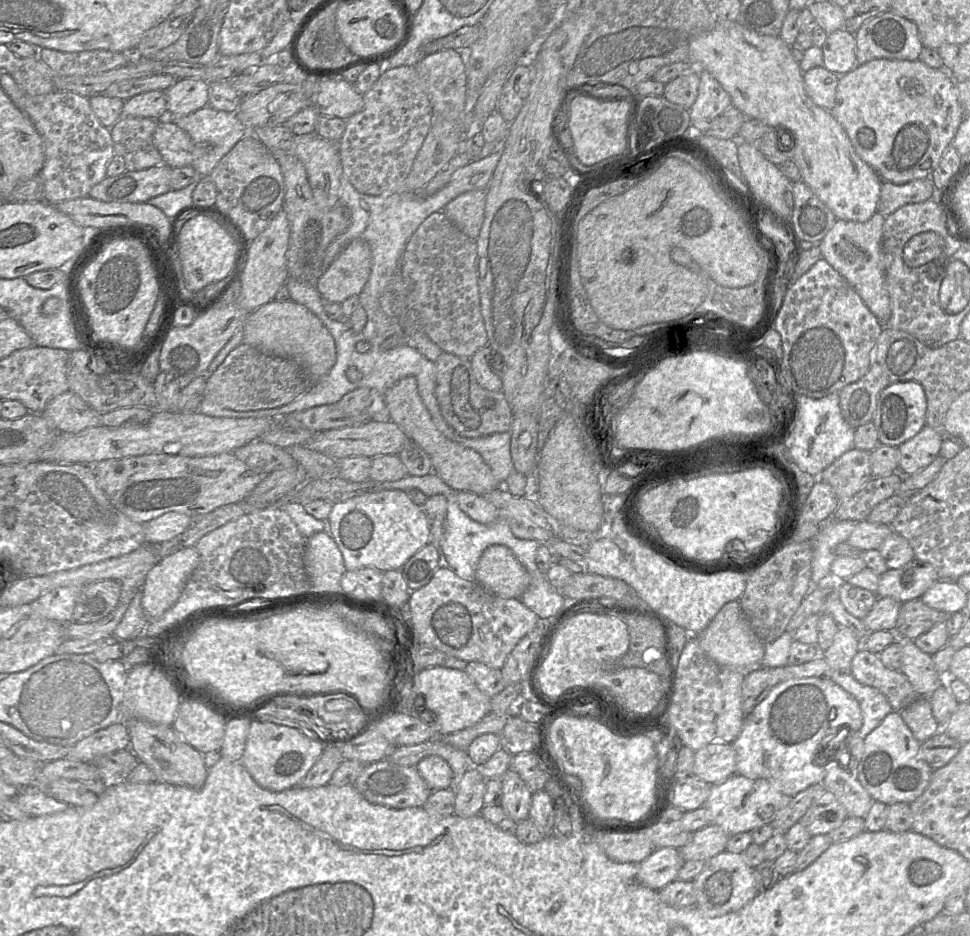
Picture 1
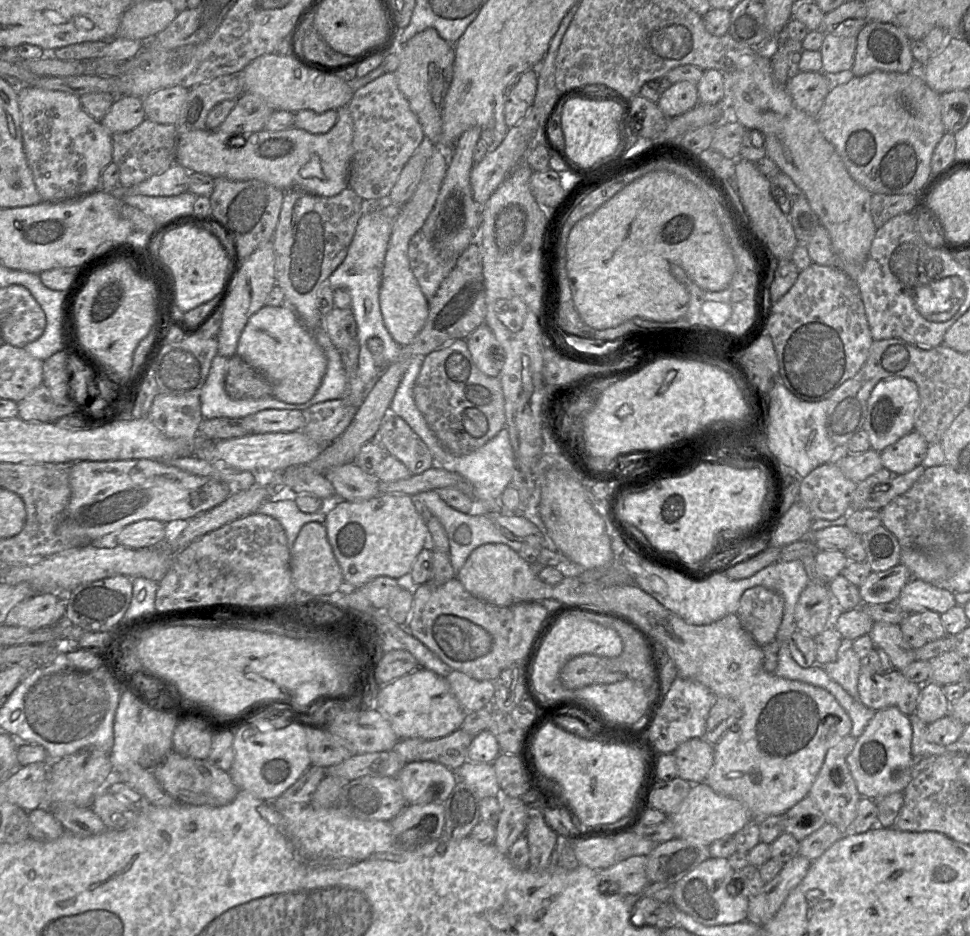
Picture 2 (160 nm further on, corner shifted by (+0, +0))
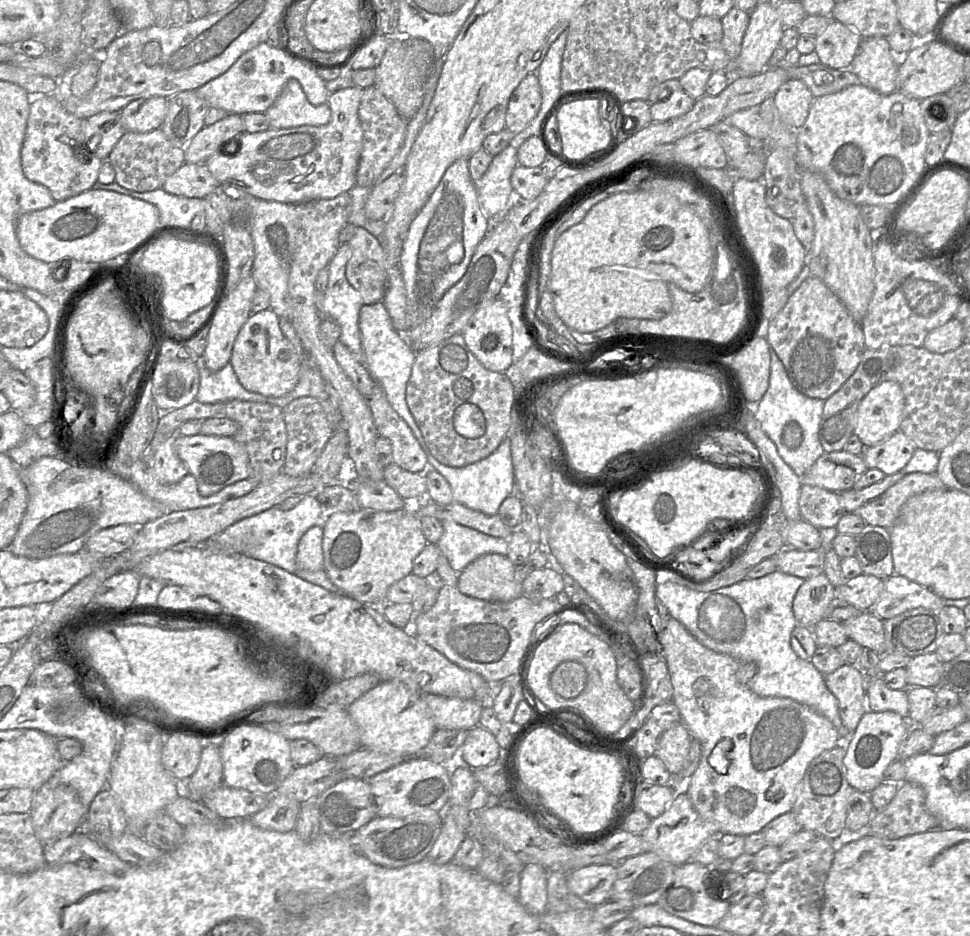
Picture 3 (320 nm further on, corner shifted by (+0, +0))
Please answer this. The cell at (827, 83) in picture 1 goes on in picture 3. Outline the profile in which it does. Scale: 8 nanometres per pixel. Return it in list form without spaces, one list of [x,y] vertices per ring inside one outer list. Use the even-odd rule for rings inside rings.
[[[789,79],[773,99],[781,121],[788,127],[800,128],[806,121],[814,96],[803,81]]]

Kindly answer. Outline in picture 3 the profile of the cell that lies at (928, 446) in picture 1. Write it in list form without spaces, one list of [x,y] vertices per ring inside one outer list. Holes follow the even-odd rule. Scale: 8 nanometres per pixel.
[[[897,431],[883,442],[865,447],[862,457],[868,469],[879,469],[885,475],[901,471],[911,459],[915,445],[907,436]]]

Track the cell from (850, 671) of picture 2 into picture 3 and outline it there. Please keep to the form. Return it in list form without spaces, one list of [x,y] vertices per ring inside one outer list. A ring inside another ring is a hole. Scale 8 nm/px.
[[[843,664],[834,672],[824,675],[827,688],[838,701],[840,719],[843,726],[854,732],[867,709],[867,677],[857,665]]]

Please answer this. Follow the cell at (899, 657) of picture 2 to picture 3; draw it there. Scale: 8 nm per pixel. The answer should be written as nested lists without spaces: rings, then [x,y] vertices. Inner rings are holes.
[[[864,611],[859,616],[844,621],[843,624],[850,640],[880,655],[886,653],[883,620],[871,611]]]

